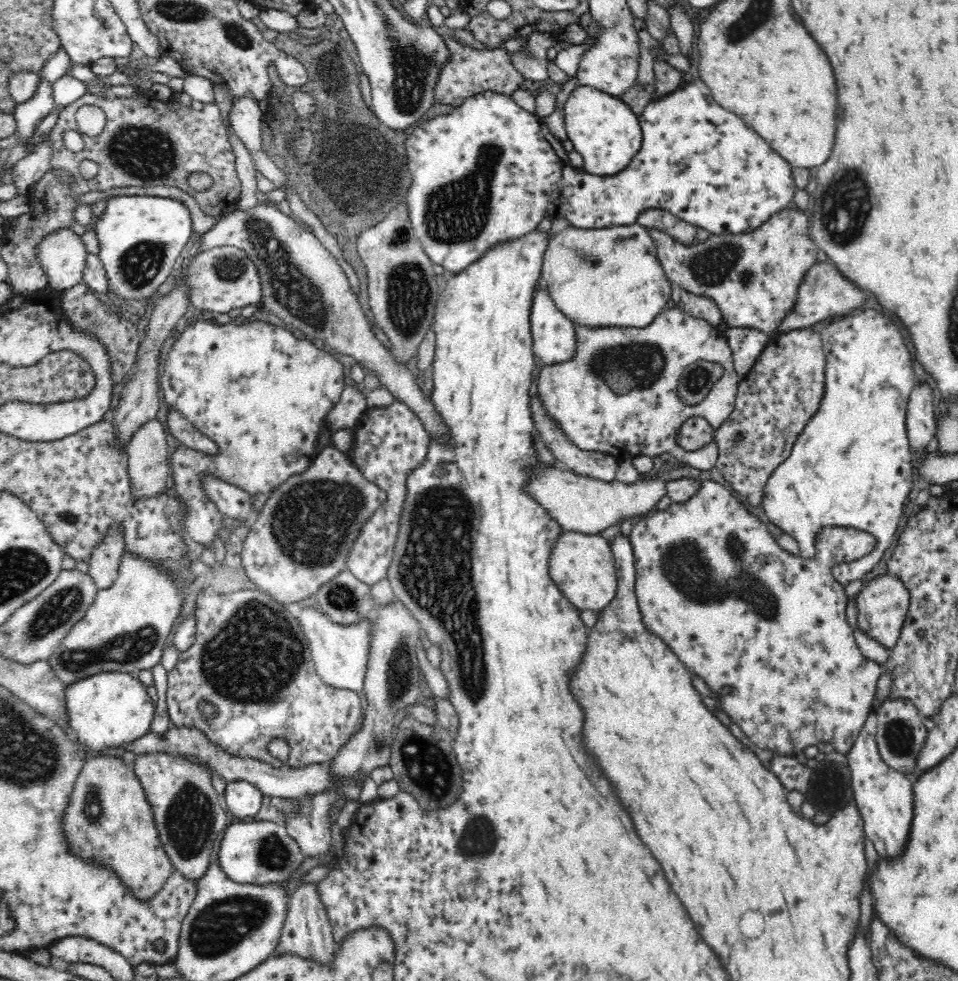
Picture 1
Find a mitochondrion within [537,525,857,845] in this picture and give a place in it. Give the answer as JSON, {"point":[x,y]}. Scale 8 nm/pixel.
{"point":[684,568]}

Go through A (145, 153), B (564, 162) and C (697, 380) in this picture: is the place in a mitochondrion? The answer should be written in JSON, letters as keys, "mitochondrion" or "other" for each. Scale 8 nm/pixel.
{"A":"mitochondrion","B":"other","C":"mitochondrion"}

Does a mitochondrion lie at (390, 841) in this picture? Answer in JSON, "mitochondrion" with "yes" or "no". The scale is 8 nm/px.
{"mitochondrion":"no"}

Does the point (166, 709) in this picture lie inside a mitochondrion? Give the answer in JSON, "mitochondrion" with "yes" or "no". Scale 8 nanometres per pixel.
{"mitochondrion":"no"}

